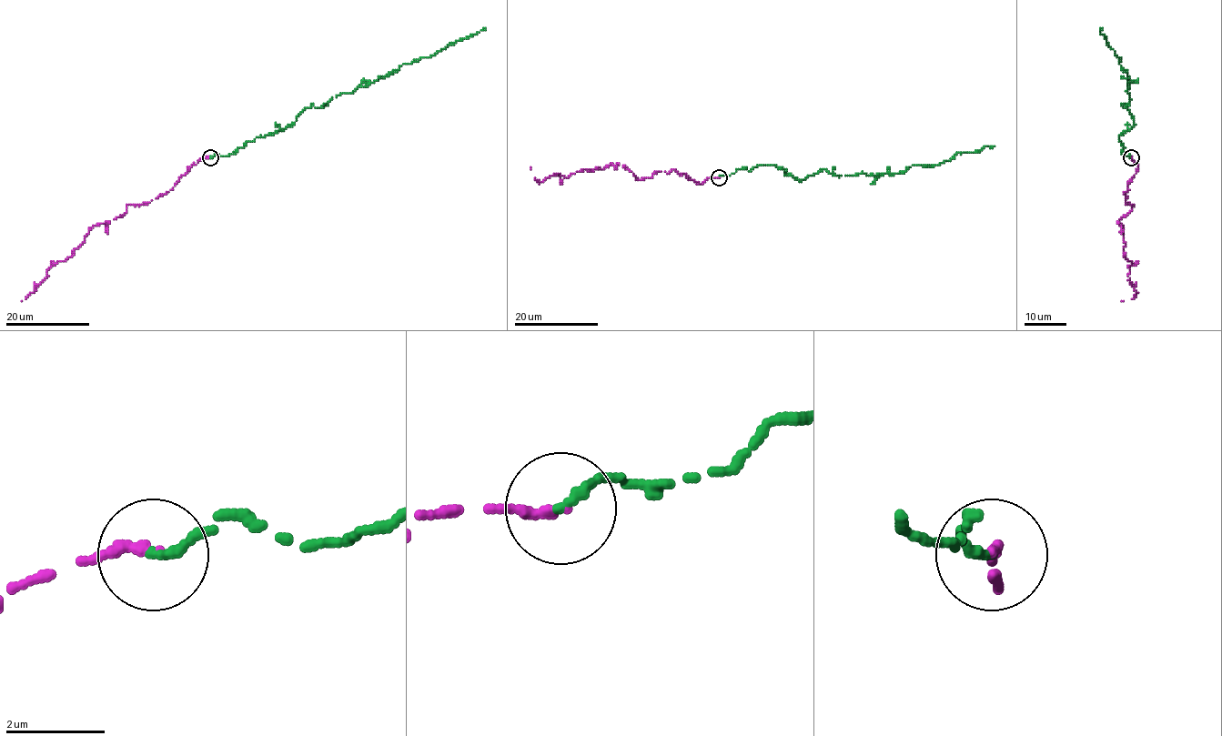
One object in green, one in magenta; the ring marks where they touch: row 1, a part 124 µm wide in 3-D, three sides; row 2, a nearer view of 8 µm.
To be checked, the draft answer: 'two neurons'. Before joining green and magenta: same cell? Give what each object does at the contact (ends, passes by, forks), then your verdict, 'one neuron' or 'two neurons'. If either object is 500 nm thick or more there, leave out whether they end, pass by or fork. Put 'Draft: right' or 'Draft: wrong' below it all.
green ends | magenta ends | one neuron
Draft: wrong

